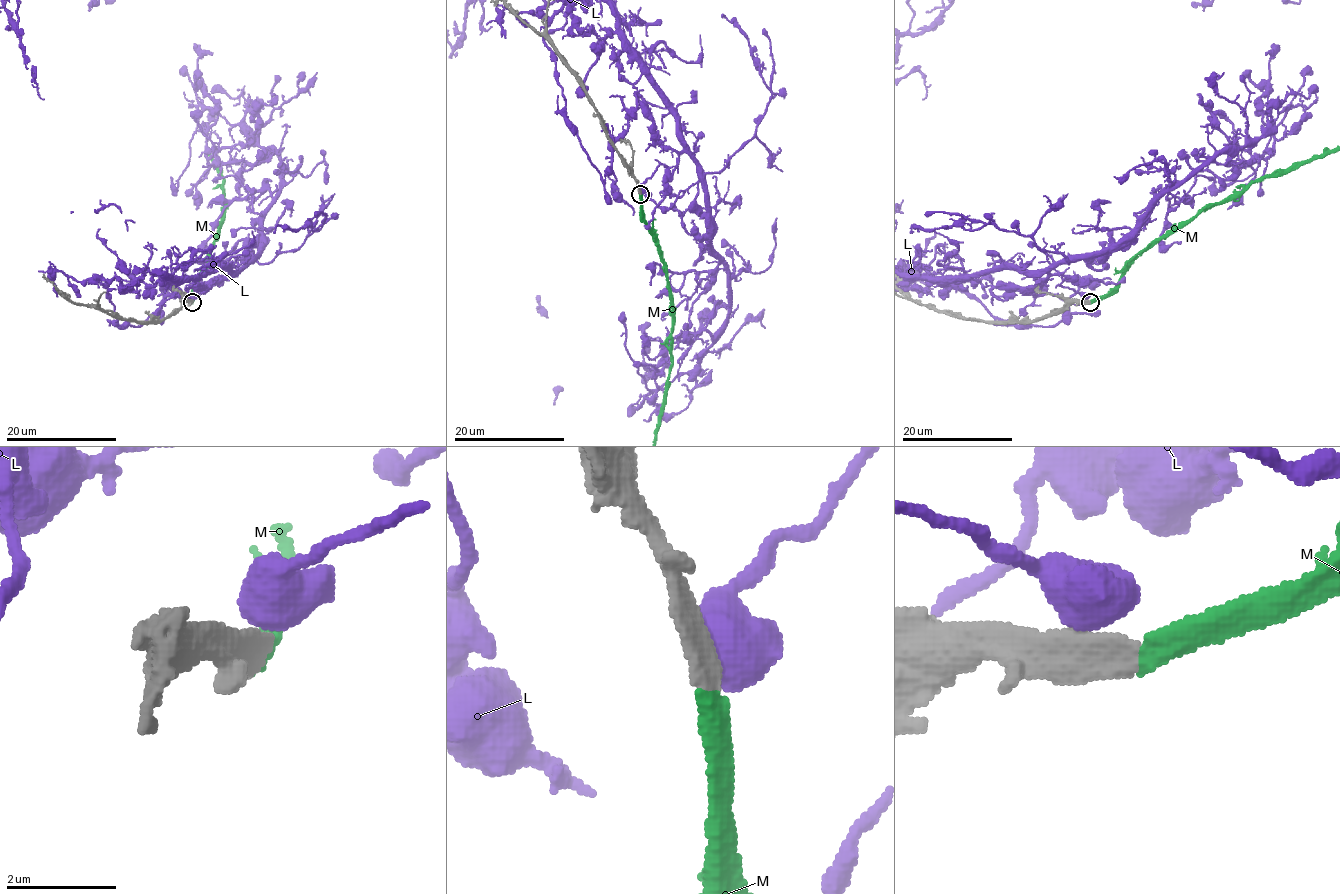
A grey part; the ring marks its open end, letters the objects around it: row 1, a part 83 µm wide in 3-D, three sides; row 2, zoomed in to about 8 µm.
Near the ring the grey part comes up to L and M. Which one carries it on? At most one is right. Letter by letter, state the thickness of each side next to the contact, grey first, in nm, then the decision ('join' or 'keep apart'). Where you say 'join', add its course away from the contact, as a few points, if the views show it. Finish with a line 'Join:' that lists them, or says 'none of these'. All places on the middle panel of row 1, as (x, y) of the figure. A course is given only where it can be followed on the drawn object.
L: 480/700 nm | keep apart
M: 400/380 nm | join
Join: M

